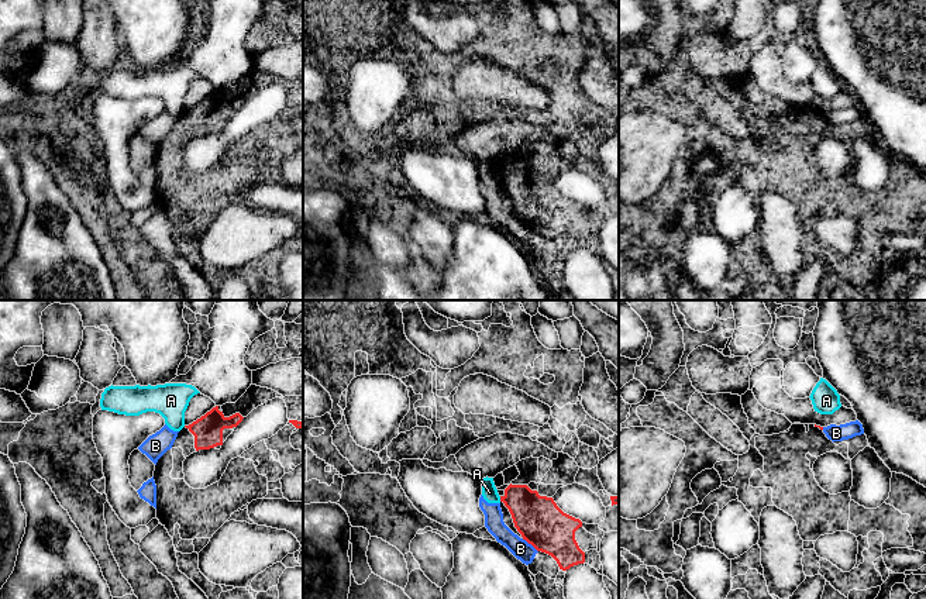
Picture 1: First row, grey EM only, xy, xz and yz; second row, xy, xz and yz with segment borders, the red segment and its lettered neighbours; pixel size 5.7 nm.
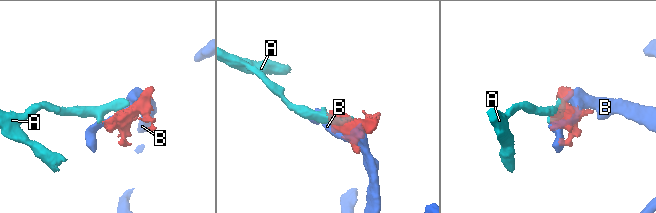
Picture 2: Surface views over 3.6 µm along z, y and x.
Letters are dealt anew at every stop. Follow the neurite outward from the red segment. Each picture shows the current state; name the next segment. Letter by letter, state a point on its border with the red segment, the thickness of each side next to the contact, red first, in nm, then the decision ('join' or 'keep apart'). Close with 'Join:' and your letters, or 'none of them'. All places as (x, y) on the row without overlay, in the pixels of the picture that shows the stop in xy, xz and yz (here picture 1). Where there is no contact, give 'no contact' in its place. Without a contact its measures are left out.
A: meets red in xz at (501, 183); 260 nm thick on the red side, 90 nm on the other; keep apart
B: meets red in xz at (530, 227); 280 nm thick on the red side, 110 nm on the other; keep apart
Join: none of them

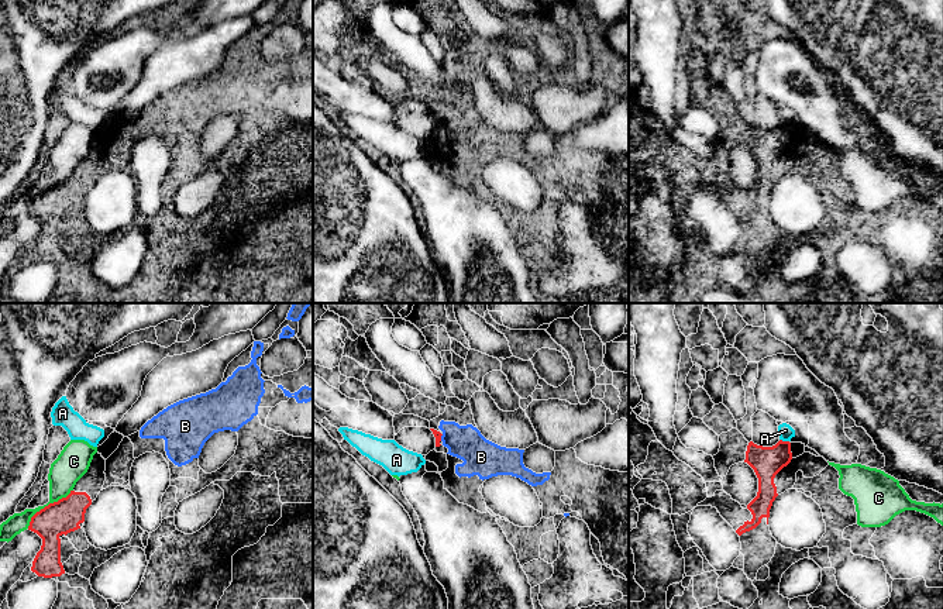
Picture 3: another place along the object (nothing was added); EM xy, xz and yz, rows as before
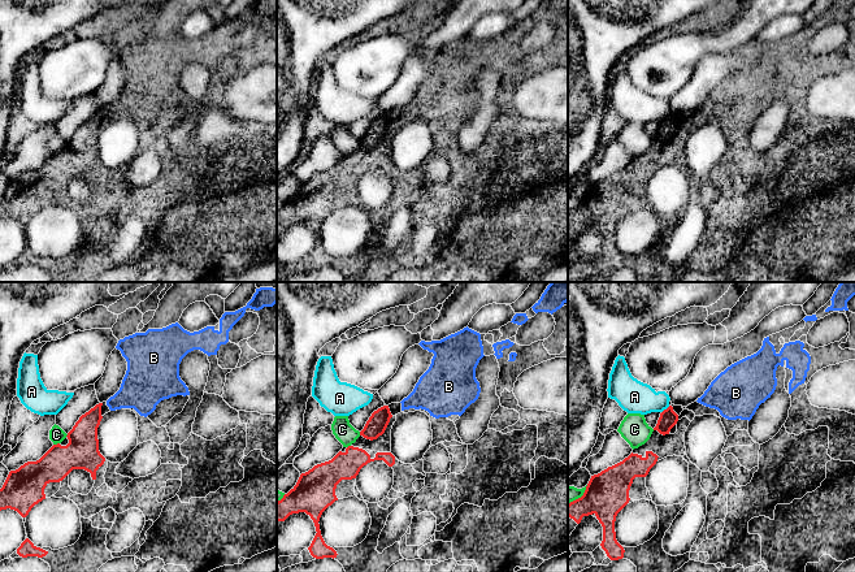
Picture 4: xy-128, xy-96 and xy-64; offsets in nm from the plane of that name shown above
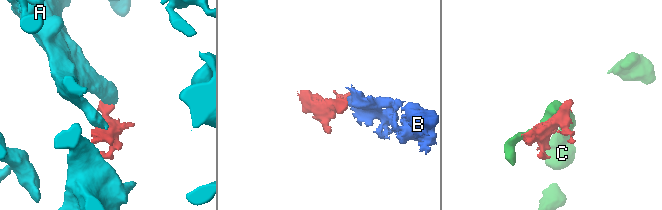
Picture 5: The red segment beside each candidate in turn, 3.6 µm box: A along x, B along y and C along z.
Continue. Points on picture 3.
A: meets red in yz at (784, 126); 180 nm thick on the red side, 80 nm on the other; keep apart
B: meets red in xz at (440, 121); 50 nm thick on the red side, 200 nm on the other; join
C: meets red in xy at (48, 189); 190 nm thick on the red side, 180 nm on the other; keep apart
Join: B

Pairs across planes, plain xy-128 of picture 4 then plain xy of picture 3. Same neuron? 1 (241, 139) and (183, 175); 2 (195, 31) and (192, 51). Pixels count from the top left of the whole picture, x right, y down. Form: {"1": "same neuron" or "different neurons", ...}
{"1": "same neuron", "2": "same neuron"}

